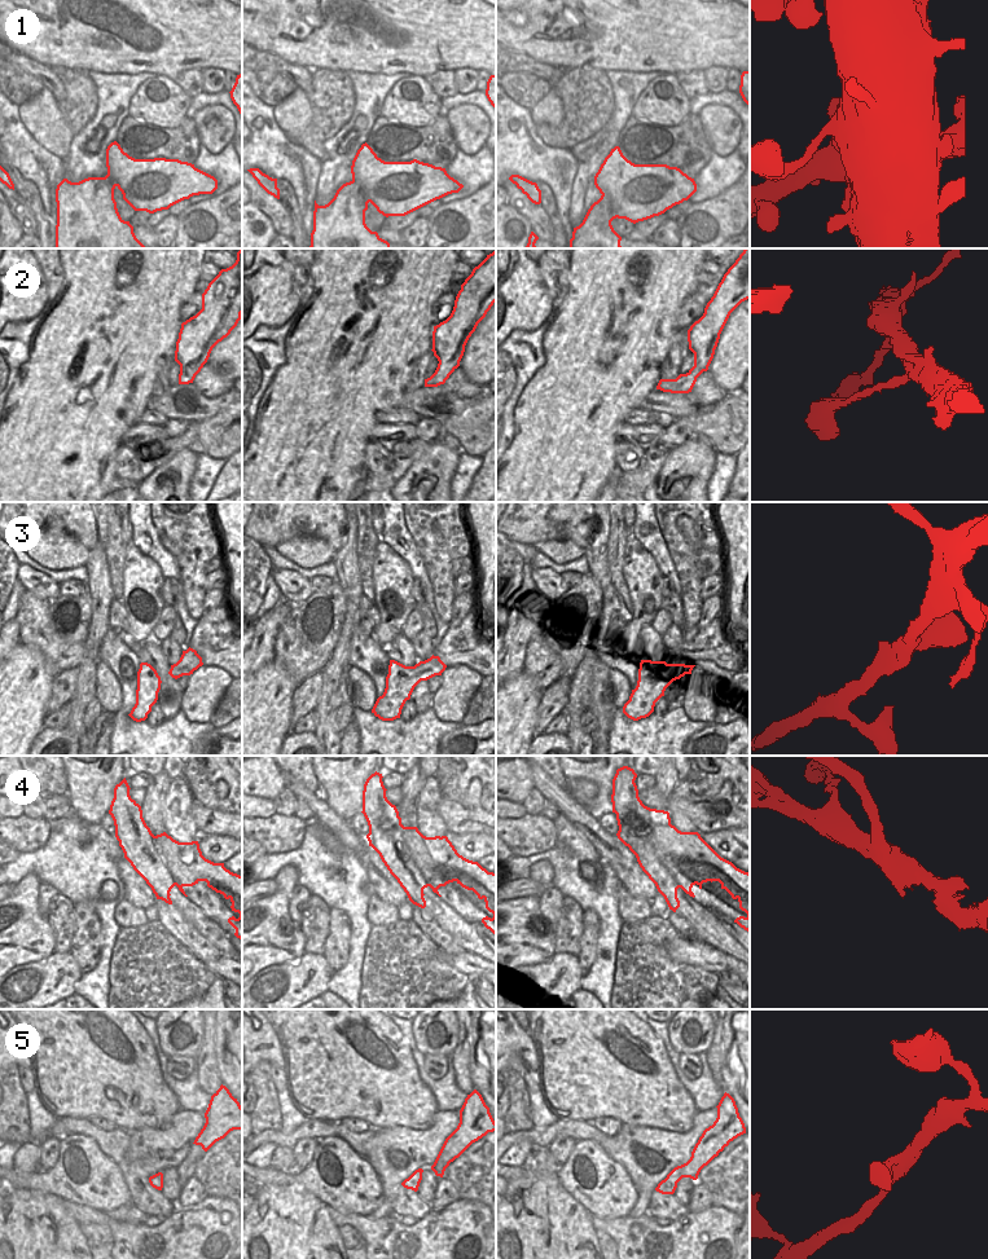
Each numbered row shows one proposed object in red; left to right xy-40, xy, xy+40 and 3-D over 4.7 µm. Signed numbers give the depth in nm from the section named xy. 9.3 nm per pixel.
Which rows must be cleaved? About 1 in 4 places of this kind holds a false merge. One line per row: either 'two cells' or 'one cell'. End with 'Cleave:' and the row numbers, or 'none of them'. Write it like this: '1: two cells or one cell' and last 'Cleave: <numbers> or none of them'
1: two cells
2: one cell
3: one cell
4: two cells
5: one cell
Cleave: 1, 4

